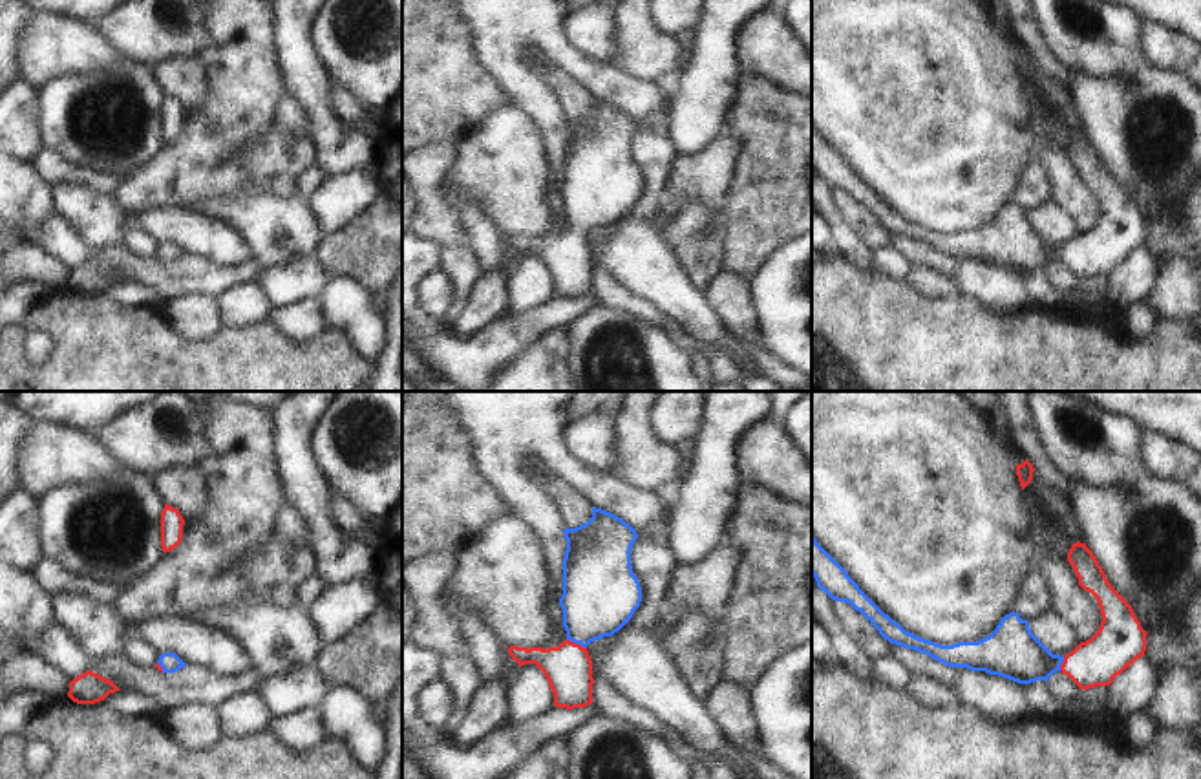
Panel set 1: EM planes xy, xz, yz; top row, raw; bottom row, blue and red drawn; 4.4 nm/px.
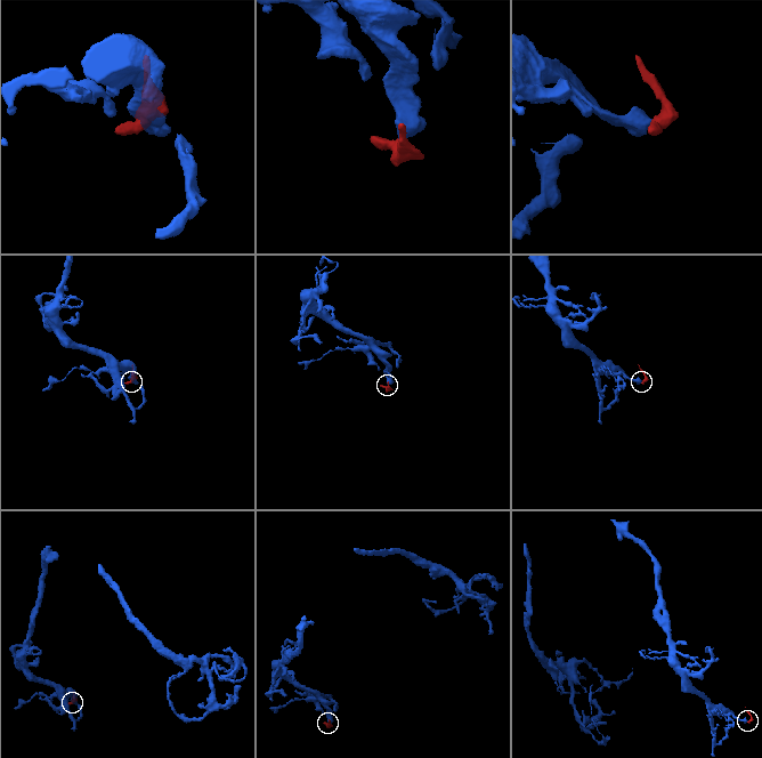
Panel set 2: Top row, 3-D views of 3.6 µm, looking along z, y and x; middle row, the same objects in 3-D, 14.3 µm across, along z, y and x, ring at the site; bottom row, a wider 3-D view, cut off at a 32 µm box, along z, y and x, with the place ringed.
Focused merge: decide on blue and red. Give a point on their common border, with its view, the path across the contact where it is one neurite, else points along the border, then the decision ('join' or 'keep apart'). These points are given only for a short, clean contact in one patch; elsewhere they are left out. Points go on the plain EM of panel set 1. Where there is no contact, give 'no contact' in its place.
contact xz (576, 233); way xz (600, 185), (576, 233), (567, 258); join

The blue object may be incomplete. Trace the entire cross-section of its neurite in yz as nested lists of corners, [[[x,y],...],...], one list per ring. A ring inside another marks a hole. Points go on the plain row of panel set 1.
[[[812,124],[812,166],[817,177],[832,190],[850,194],[890,234],[925,243],[949,258],[985,261],[1018,274],[1047,272],[1053,263],[1062,261],[1080,280],[1110,276],[1117,265],[1144,247],[1146,221],[1132,196],[1111,177],[1086,133],[1073,133],[1068,152],[1079,176],[1097,188],[1102,205],[1099,221],[1071,243],[1053,245],[1031,223],[1029,212],[1015,201],[978,232],[941,236],[905,221],[885,205]]]

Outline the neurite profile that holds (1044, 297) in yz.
[[[1036,271],[1031,274],[1020,274],[1026,282],[1029,296],[1035,304],[1035,309],[1058,309],[1062,304],[1060,294],[1051,287],[1047,272]]]

